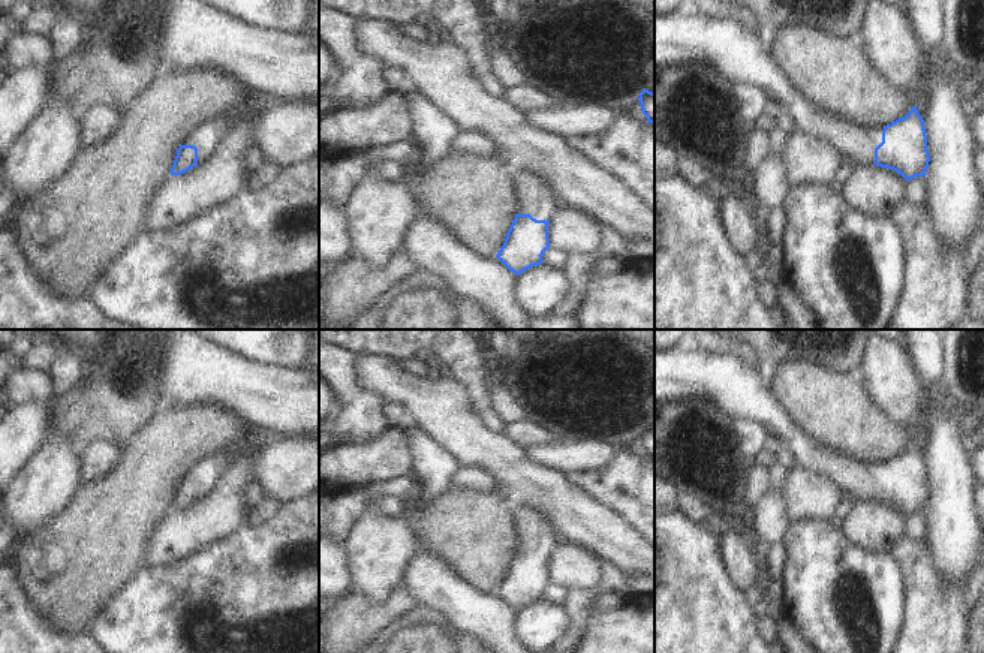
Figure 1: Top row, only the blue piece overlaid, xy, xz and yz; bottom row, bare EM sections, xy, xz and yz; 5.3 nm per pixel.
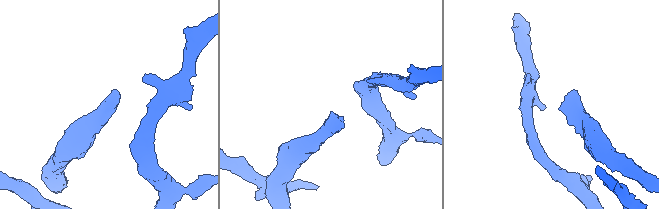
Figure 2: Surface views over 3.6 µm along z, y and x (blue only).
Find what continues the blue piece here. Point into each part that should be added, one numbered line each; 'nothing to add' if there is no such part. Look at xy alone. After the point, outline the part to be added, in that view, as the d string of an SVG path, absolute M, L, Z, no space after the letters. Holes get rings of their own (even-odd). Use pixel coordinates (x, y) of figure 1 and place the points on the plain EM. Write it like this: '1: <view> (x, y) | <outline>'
1: xy (207, 472) | M223 448L202 457L195 463L181 481L195 481L198 484L198 499L207 496L226 472L231 461L231 451Z

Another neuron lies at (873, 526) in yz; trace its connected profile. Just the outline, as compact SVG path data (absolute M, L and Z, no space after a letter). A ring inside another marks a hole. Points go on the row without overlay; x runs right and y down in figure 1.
M876 500L855 502L852 512L840 523L852 544L878 553L891 553L906 536L908 517L893 505Z

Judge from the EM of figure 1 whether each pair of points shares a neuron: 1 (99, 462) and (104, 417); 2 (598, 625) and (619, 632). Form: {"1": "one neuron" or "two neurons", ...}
{"1": "two neurons", "2": "one neuron"}

